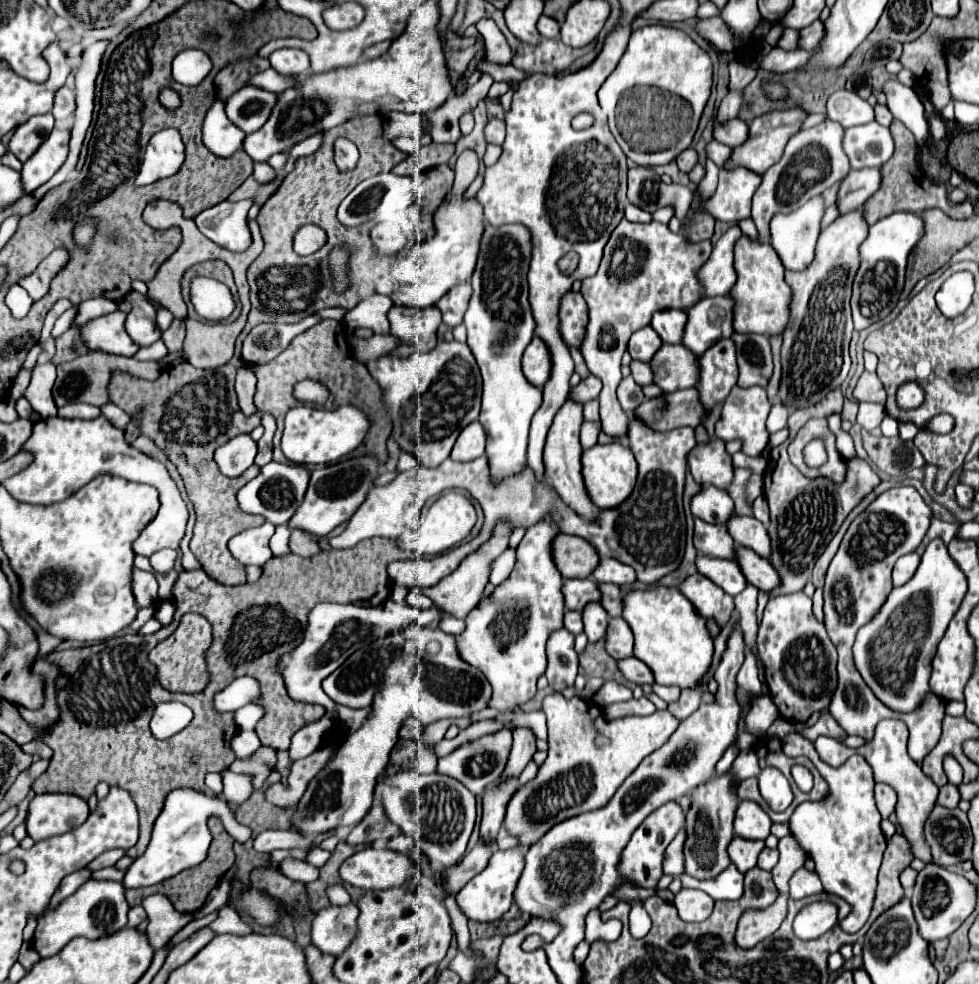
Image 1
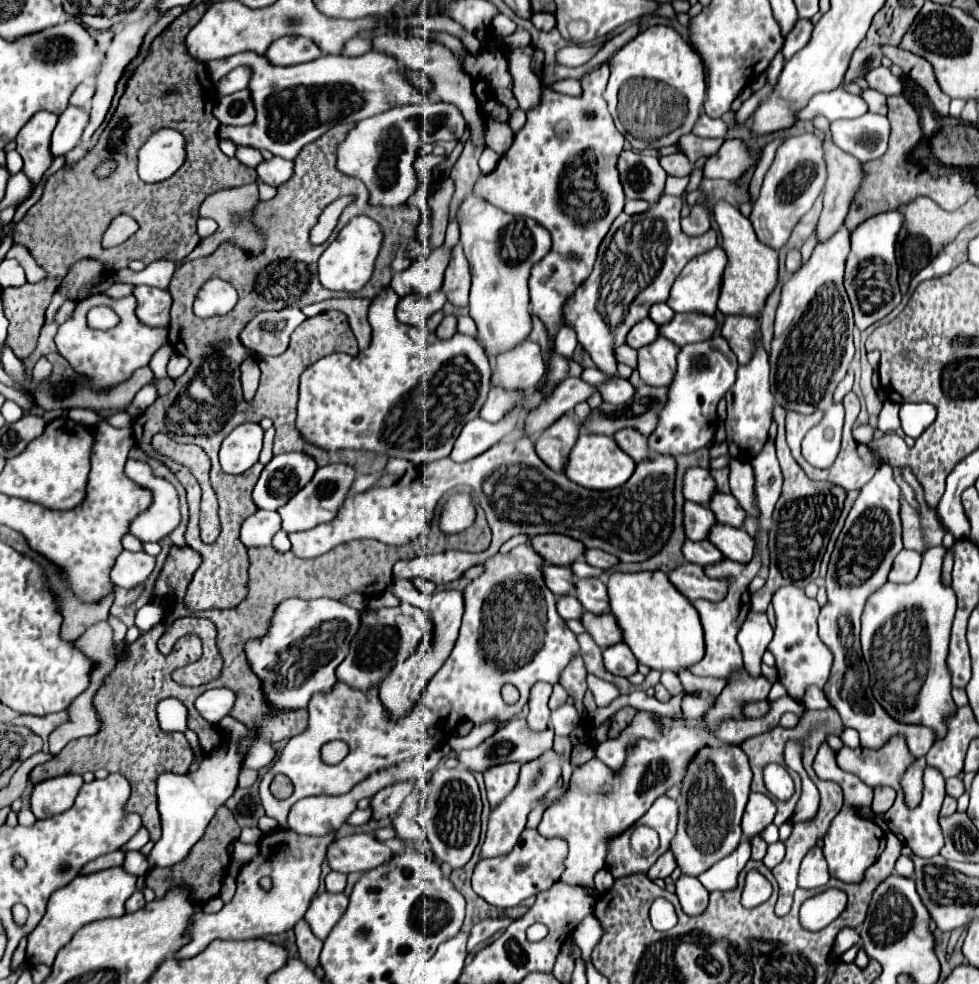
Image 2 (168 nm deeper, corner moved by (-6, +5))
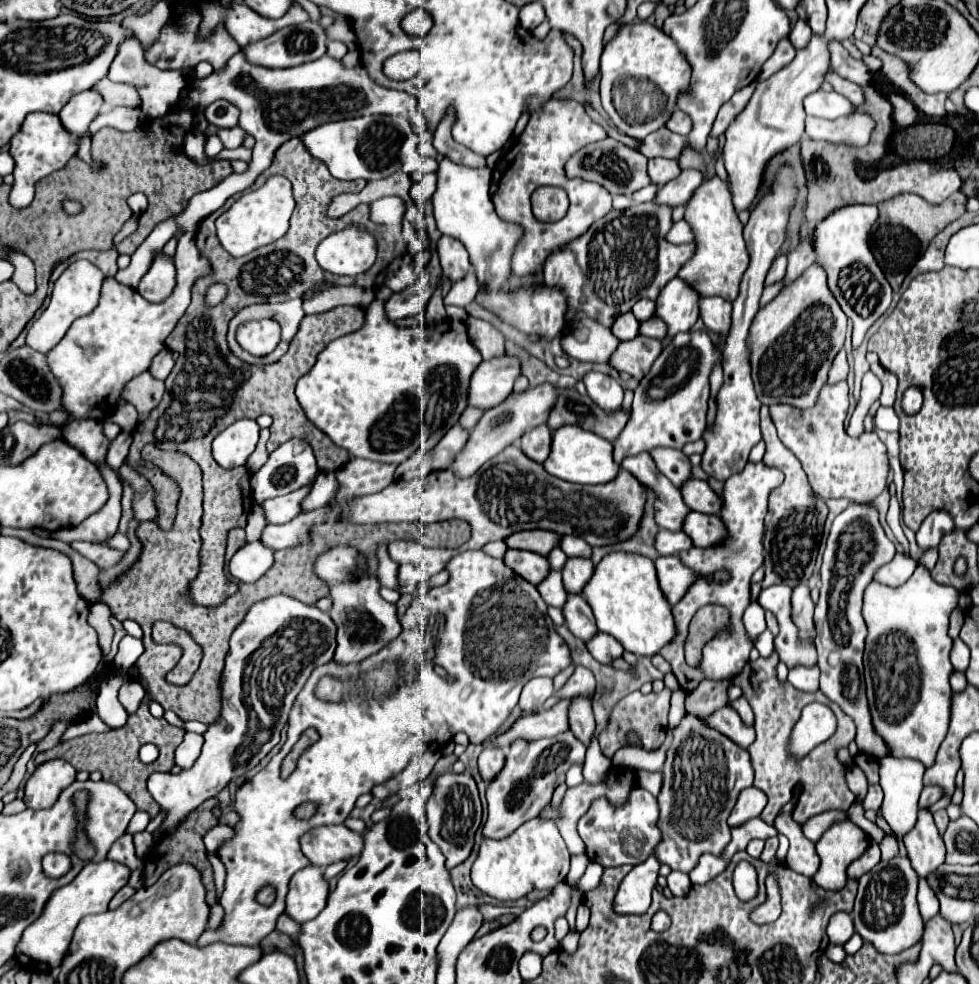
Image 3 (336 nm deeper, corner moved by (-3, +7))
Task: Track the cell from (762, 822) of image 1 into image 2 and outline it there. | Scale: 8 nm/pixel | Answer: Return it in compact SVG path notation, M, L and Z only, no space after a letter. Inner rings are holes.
M750 793L744 817L742 817L742 833L744 837L758 835L766 825L772 823L776 815L774 803L764 793Z

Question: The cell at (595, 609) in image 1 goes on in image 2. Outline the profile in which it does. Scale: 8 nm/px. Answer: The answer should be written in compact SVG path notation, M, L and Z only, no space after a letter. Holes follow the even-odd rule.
M598 577L576 581L576 597L590 613L604 613L608 609L606 585Z

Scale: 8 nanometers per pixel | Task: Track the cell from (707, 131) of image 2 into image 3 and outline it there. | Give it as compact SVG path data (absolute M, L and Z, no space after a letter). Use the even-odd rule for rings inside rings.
M675 111L675 113L671 115L671 119L667 121L667 127L669 127L673 133L689 135L689 131L693 129L693 121L691 121L689 115L685 115L683 111Z

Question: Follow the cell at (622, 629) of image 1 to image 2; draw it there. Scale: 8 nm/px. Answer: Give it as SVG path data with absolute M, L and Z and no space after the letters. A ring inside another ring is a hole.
M584 611L580 617L580 623L602 649L606 649L608 645L620 643L620 629L616 629L616 619L610 613L594 615Z

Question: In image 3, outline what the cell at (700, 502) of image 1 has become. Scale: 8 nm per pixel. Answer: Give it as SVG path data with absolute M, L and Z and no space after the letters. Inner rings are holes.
M653 449L651 451L653 461L657 469L675 485L681 489L681 483L691 477L691 463L689 457L683 455L683 451L677 449Z

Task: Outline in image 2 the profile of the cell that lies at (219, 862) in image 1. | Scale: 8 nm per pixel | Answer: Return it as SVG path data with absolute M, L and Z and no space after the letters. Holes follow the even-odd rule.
M222 805L218 811L216 811L216 817L210 821L210 825L206 827L202 839L192 847L192 851L188 853L188 857L172 867L156 867L156 869L150 869L146 873L146 885L150 889L154 889L156 897L164 897L164 893L174 887L174 885L190 885L192 891L194 891L194 901L198 903L206 903L210 901L212 897L216 897L220 893L220 887L222 887L222 879L226 875L226 867L230 863L230 855L228 855L228 845L232 841L236 841L240 837L240 827L234 819L234 815L230 813L230 809L226 805Z

